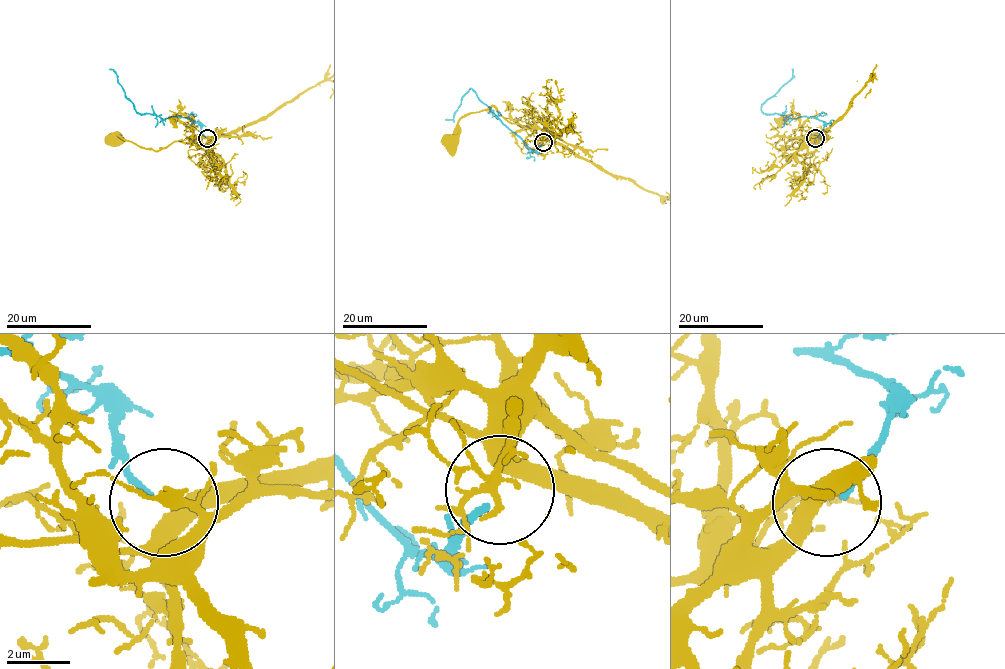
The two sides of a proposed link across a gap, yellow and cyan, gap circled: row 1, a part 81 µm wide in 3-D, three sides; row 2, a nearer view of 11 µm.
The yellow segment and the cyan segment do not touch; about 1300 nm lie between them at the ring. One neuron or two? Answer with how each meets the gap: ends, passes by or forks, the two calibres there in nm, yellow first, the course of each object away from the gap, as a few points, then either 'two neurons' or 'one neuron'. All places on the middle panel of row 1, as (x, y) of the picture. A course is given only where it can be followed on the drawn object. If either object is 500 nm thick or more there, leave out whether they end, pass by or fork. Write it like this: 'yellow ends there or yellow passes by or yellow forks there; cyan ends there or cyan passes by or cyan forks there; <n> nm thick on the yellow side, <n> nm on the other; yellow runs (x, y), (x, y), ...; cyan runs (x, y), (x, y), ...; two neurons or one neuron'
500 nm thick on the yellow side, 240 nm on the other; yellow runs (544, 140), (537, 133), (509, 122), (490, 106), (464, 116), (448, 141); cyan runs (542, 144), (536, 151), (530, 149), (471, 88), (462, 97), (453, 118), (445, 120); two neurons

